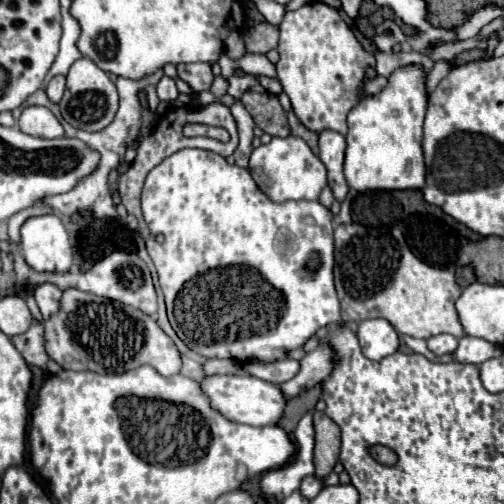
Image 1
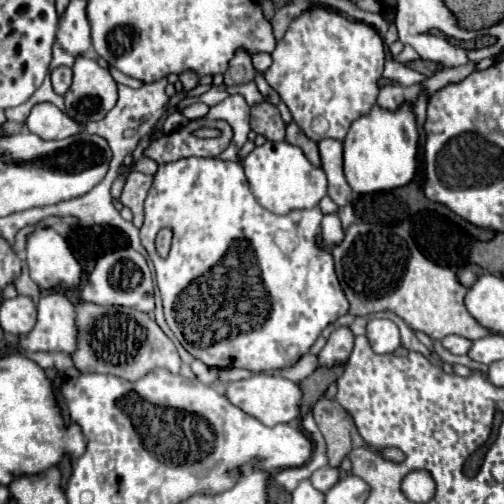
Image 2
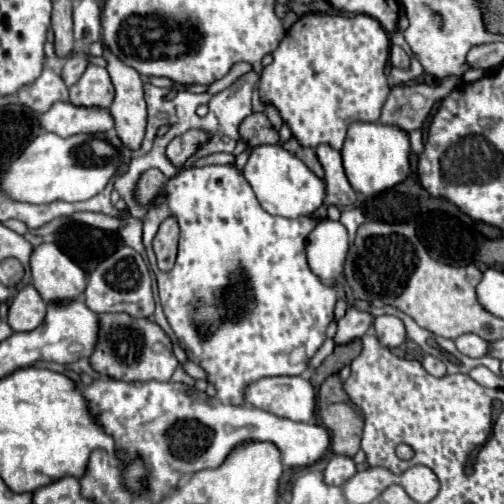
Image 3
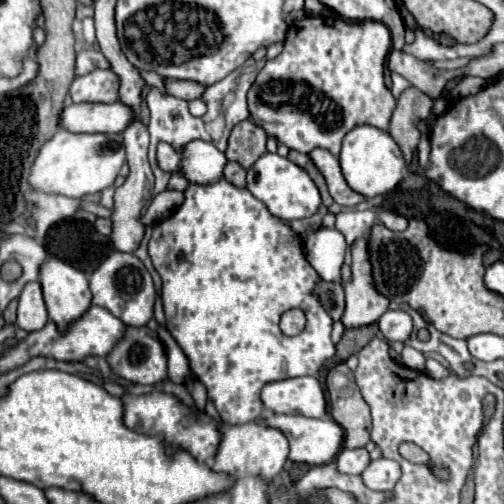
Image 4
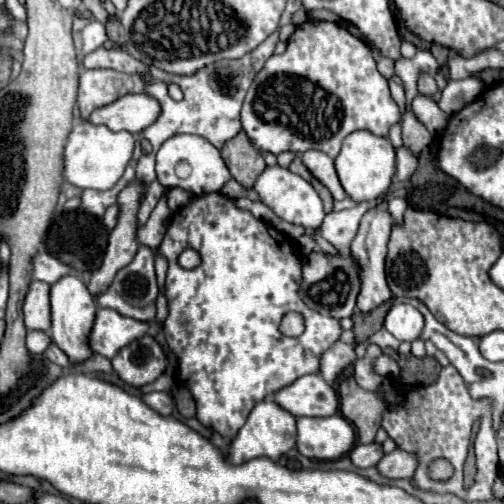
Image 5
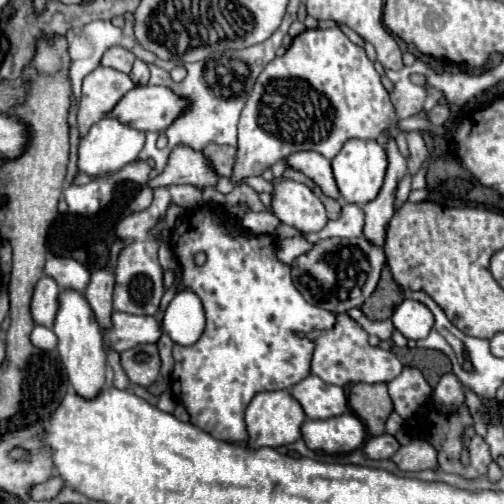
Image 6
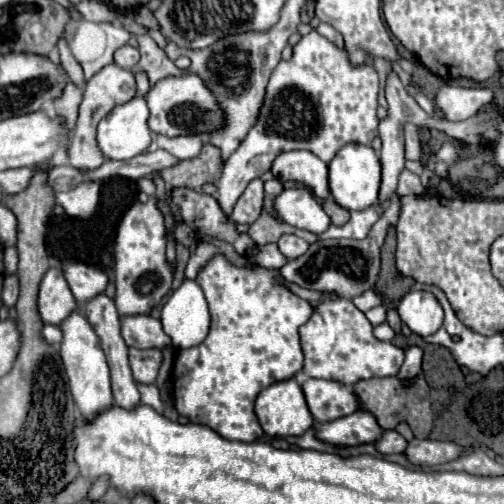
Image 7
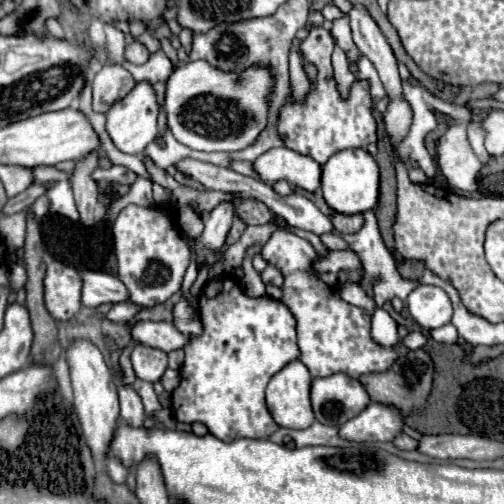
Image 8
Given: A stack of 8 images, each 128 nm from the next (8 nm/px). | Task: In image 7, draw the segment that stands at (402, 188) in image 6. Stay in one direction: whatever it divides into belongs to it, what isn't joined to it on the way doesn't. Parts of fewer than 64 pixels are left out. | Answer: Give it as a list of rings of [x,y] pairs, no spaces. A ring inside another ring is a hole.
[[[398,196],[392,198],[386,212],[370,230],[368,238],[364,240],[318,240],[310,244],[310,250],[300,258],[286,262],[278,272],[288,282],[294,282],[302,288],[322,290],[322,292],[336,292],[342,298],[356,298],[362,292],[374,288],[378,272],[380,272],[380,246],[386,238],[386,232],[392,224],[396,224],[400,214],[400,200]]]

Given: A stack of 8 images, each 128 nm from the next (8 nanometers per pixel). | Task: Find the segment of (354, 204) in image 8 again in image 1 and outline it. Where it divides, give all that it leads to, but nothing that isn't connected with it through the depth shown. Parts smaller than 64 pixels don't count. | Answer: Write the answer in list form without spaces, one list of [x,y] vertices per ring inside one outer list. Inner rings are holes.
[[[406,66],[392,72],[388,78],[388,86],[376,94],[360,100],[348,114],[348,134],[346,134],[346,162],[344,162],[344,176],[350,188],[358,192],[366,190],[408,190],[408,188],[422,188],[426,166],[422,156],[422,124],[428,104],[426,94],[426,76],[418,66]]]

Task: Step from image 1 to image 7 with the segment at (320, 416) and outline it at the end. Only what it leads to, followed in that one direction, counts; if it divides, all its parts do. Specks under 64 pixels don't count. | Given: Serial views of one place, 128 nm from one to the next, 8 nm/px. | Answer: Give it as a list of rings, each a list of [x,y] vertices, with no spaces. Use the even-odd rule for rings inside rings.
[[[420,372],[416,378],[412,378],[410,382],[400,380],[398,376],[386,376],[386,378],[372,378],[372,380],[360,380],[354,384],[354,392],[358,394],[362,406],[366,410],[370,410],[376,418],[378,424],[384,430],[392,430],[396,428],[400,422],[406,422],[416,438],[426,438],[428,432],[432,430],[432,422],[434,422],[434,414],[430,408],[430,388],[424,380],[424,374]]]

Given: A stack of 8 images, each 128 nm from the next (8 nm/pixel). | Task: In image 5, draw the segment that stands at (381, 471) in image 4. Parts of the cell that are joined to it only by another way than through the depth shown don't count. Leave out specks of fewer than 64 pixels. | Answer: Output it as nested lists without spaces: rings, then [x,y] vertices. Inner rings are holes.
[[[396,448],[394,452],[386,454],[380,462],[378,462],[378,470],[382,476],[386,478],[410,478],[414,474],[418,466],[418,458],[416,454],[410,454],[410,452],[404,452],[400,448]]]

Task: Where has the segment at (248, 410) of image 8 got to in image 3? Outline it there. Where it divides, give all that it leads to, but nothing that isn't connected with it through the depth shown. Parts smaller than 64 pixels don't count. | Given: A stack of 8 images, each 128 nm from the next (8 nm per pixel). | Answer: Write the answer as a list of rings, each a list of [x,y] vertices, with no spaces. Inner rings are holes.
[[[204,166],[204,168],[184,168],[176,174],[176,178],[172,178],[164,190],[156,196],[156,200],[152,202],[148,214],[144,216],[144,246],[146,246],[146,254],[150,260],[150,266],[156,274],[158,280],[158,290],[160,290],[160,304],[164,308],[164,314],[168,318],[170,328],[174,330],[178,344],[184,348],[188,360],[196,362],[198,366],[202,366],[206,370],[206,380],[210,384],[214,384],[216,388],[216,398],[222,404],[236,404],[236,406],[246,406],[244,400],[244,388],[260,378],[268,378],[268,376],[298,376],[302,372],[308,370],[308,362],[310,358],[316,354],[316,350],[322,346],[322,342],[326,340],[326,328],[330,324],[330,320],[334,318],[334,306],[338,298],[346,298],[342,284],[338,286],[326,286],[320,282],[320,278],[310,270],[308,262],[306,262],[306,238],[312,232],[312,228],[318,222],[312,220],[310,216],[300,216],[294,220],[282,218],[282,216],[272,216],[268,214],[260,202],[256,200],[250,184],[246,182],[246,178],[234,168],[234,166]],[[166,216],[174,216],[180,224],[180,246],[178,246],[178,258],[176,264],[170,272],[160,272],[156,266],[156,256],[152,252],[152,240],[158,232],[158,226],[166,220]]]

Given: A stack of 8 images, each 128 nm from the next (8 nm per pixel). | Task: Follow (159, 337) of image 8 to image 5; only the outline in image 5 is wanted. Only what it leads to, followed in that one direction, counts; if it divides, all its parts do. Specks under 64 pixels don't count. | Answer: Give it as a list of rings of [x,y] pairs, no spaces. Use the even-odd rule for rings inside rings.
[[[100,308],[96,312],[96,322],[90,334],[90,346],[96,354],[102,354],[104,358],[110,360],[112,356],[116,356],[120,348],[128,346],[140,336],[146,336],[148,332],[150,332],[148,322],[132,320],[110,308]]]

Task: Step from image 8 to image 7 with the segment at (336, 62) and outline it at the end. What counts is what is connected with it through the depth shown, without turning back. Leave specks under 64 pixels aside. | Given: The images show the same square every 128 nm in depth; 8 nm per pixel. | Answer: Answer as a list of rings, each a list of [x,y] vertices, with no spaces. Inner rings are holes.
[[[322,22],[322,24],[320,24],[316,30],[318,30],[318,32],[322,32],[322,34],[324,34],[324,36],[326,36],[326,38],[328,38],[332,44],[336,44],[338,48],[342,48],[342,46],[344,46],[344,40],[342,40],[340,32],[336,32],[336,30],[334,30],[330,24],[324,24],[324,22]]]

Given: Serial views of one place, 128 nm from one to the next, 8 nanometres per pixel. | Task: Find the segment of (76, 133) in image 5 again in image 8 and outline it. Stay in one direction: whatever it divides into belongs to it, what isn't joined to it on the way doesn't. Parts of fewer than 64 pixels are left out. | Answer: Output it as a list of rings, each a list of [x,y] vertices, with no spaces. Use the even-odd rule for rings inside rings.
[[[148,80],[136,82],[126,98],[116,102],[110,112],[106,114],[106,132],[110,134],[112,142],[118,150],[126,154],[142,154],[144,148],[156,138],[156,120],[160,114],[160,104],[156,100],[156,92]]]

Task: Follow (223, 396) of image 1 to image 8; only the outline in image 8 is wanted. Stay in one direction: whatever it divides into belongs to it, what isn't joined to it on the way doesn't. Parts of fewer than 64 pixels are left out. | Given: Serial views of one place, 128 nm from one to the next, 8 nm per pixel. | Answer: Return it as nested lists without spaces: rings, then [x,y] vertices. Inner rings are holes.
[[[342,372],[314,378],[312,382],[312,408],[316,420],[328,426],[342,426],[352,416],[358,416],[370,404],[366,388]]]

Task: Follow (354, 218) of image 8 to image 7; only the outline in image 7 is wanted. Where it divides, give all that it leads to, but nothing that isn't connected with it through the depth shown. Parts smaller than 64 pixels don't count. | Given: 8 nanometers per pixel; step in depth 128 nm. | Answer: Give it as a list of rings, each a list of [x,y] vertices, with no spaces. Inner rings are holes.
[[[332,198],[324,200],[324,210],[326,210],[326,214],[330,216],[330,220],[332,220],[332,224],[334,224],[334,226],[344,226],[344,224],[348,222],[350,212],[348,212],[346,208],[338,206]]]

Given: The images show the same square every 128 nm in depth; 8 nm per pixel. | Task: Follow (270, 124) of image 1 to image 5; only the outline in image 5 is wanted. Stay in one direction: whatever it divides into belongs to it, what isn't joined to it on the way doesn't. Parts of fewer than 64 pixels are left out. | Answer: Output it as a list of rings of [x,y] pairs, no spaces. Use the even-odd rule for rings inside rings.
[[[240,132],[236,138],[228,140],[228,144],[224,144],[222,160],[226,162],[230,174],[246,190],[252,188],[252,184],[256,182],[256,176],[260,176],[260,172],[264,172],[264,168],[266,168],[262,154],[250,144],[250,140],[244,132]]]

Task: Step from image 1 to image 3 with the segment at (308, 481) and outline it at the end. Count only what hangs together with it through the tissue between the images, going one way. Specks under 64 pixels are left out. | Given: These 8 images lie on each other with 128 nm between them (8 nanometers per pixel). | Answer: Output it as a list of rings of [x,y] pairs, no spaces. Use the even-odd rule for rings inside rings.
[[[332,456],[330,464],[324,470],[324,480],[326,484],[336,484],[342,486],[346,480],[350,480],[356,474],[356,464],[354,458],[350,456]]]

